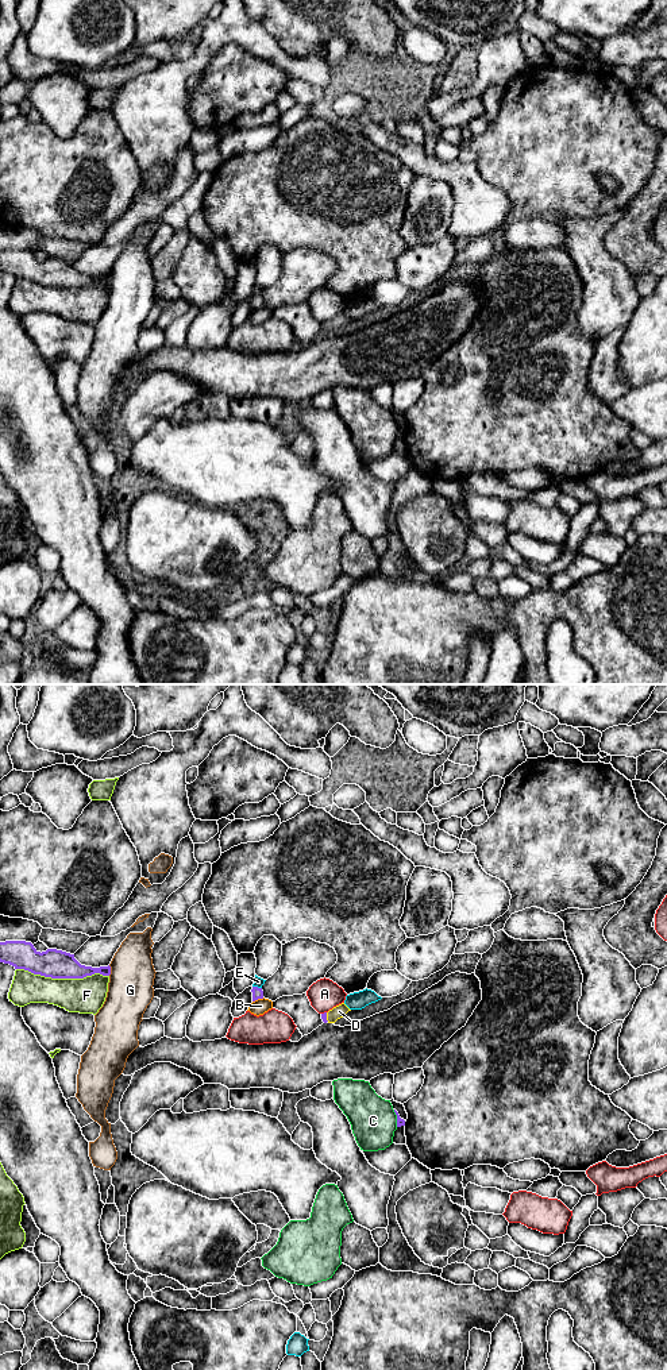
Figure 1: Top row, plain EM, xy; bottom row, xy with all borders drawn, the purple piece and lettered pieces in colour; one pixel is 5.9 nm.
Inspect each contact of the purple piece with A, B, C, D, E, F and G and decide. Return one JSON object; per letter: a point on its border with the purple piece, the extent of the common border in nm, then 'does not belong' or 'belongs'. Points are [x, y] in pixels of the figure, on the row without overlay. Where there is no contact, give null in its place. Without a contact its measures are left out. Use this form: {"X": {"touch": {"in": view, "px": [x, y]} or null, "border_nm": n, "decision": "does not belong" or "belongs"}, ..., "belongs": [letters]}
{"A": {"touch": {"in": "xy", "px": [324, 321]}, "border_nm": 40, "decision": "does not belong"}, "B": {"touch": {"in": "xy", "px": [258, 307]}, "border_nm": 80, "decision": "does not belong"}, "C": {"touch": {"in": "xy", "px": [397, 427]}, "border_nm": 110, "decision": "does not belong"}, "D": {"touch": {"in": "xy", "px": [326, 325]}, "border_nm": 60, "decision": "belongs"}, "E": {"touch": {"in": "xy", "px": [257, 296]}, "border_nm": 60, "decision": "does not belong"}, "F": {"touch": {"in": "xy", "px": [62, 286]}, "border_nm": 550, "decision": "does not belong"}, "G": {"touch": {"in": "xy", "px": [110, 280]}, "border_nm": 60, "decision": "does not belong"}, "belongs": ["D"]}

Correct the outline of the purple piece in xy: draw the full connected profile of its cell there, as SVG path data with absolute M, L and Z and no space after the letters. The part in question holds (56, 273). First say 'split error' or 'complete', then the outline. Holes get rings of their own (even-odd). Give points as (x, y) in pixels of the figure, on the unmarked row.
complete | M26 250L0 251L0 271L51 287L84 287L95 282L111 283L109 274L85 275L74 267L74 263L57 258L47 258L41 262L31 251Z

